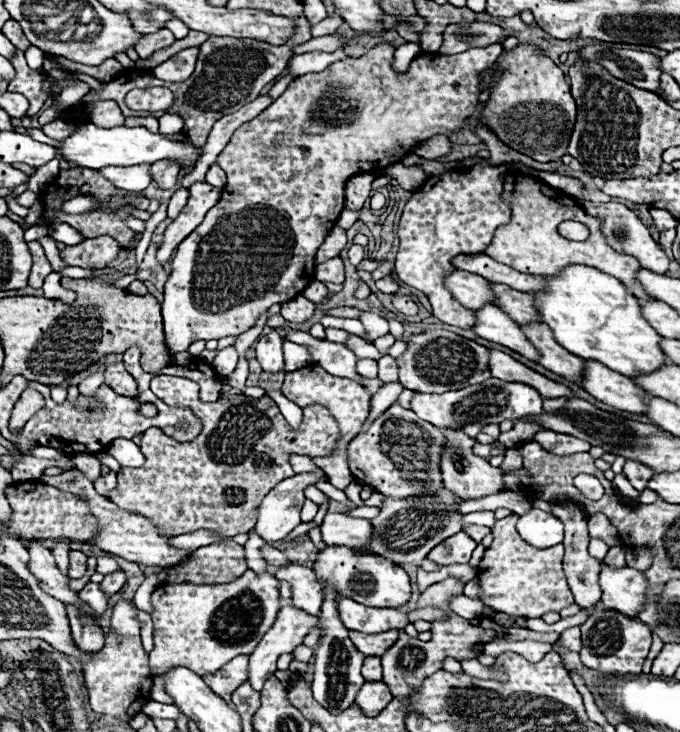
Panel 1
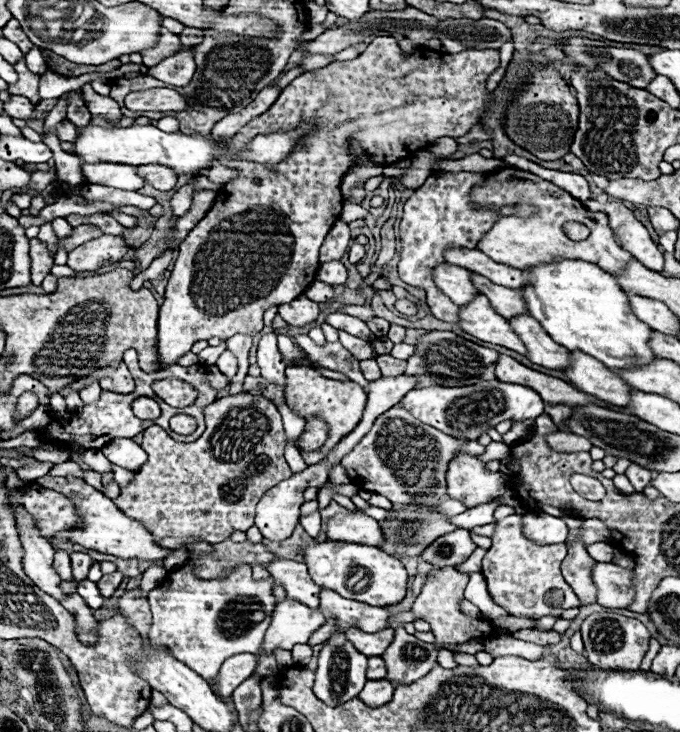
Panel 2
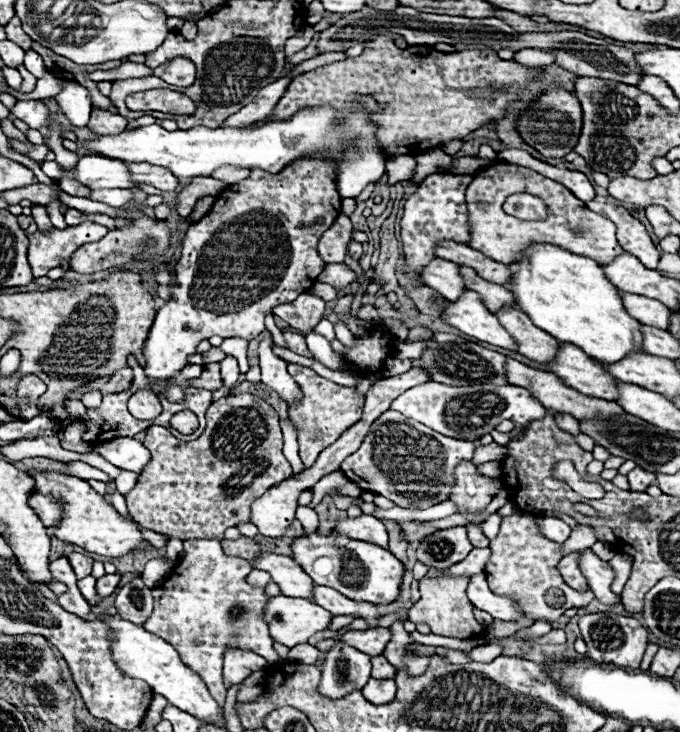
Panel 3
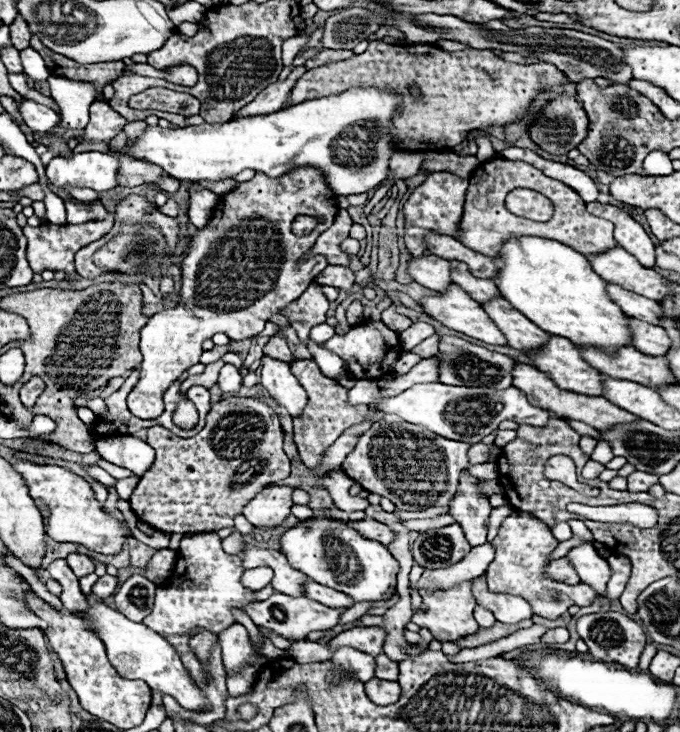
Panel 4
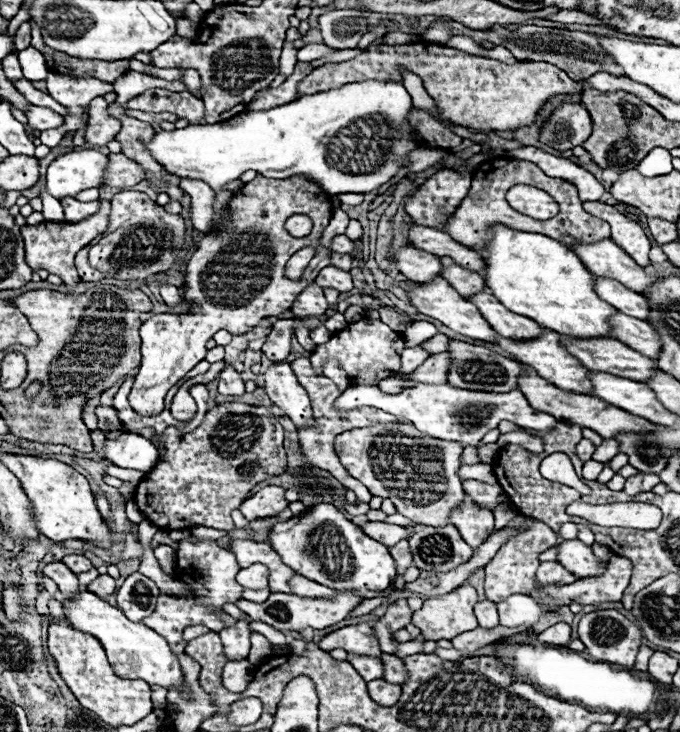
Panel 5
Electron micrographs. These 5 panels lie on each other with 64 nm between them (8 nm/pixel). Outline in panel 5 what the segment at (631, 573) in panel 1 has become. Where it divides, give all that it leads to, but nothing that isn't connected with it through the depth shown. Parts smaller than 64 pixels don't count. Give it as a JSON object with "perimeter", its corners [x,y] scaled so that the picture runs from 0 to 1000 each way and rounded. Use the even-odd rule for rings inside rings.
{"perimeter":[[[824,735],[818,749],[821,749],[821,768],[835,781],[844,781],[844,787],[868,790],[868,787],[882,787],[888,781],[888,776],[871,757],[871,749],[865,749],[859,740]]]}

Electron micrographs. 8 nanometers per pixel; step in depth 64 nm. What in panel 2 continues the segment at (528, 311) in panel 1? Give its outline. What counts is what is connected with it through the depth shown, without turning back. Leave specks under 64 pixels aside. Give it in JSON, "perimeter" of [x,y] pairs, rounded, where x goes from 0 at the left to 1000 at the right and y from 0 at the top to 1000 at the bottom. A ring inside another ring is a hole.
{"perimeter":[[[697,372],[694,374],[694,388],[700,391],[700,396],[706,402],[715,402],[721,410],[721,418],[741,434],[750,432],[762,432],[762,429],[774,429],[774,415],[768,410],[768,402],[753,396],[753,393],[735,393],[732,388],[724,388],[721,383],[715,383],[712,377],[703,377]]]}

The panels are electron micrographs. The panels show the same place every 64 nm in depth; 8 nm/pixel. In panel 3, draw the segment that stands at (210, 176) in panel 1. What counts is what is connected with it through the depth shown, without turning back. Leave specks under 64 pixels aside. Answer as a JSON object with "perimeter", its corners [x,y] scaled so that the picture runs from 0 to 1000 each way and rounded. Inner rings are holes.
{"perimeter":[[[321,230],[321,235],[315,238],[315,243],[329,246],[332,251],[347,251],[365,240],[368,240],[368,232],[356,232],[356,230]]]}

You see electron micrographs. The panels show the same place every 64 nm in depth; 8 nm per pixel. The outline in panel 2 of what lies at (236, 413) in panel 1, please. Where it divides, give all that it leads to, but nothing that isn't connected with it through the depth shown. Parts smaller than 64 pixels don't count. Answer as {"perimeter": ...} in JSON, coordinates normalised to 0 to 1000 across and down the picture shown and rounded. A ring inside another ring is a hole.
{"perimeter":[[[371,538],[329,541],[300,557],[303,587],[288,604],[259,604],[232,581],[212,587],[209,612],[218,617],[218,631],[197,645],[191,664],[179,667],[179,678],[171,689],[185,697],[188,705],[209,713],[226,732],[256,732],[256,735],[297,735],[303,740],[321,743],[335,735],[344,724],[362,724],[374,716],[374,691],[382,678],[403,661],[429,650],[421,628],[418,609],[421,593],[415,585],[415,571],[406,555]],[[453,574],[447,593],[438,598],[438,609],[444,609],[447,615],[465,615],[479,604],[479,579],[474,579],[474,574]]]}

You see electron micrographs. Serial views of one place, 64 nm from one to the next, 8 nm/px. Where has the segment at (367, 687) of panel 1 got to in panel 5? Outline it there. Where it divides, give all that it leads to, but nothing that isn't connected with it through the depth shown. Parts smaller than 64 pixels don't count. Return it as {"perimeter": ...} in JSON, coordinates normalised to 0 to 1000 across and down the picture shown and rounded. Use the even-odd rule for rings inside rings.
{"perimeter":[[[547,929],[541,932],[544,954],[550,954],[562,964],[579,964],[588,956],[591,940],[585,934],[568,934],[568,929]]]}

